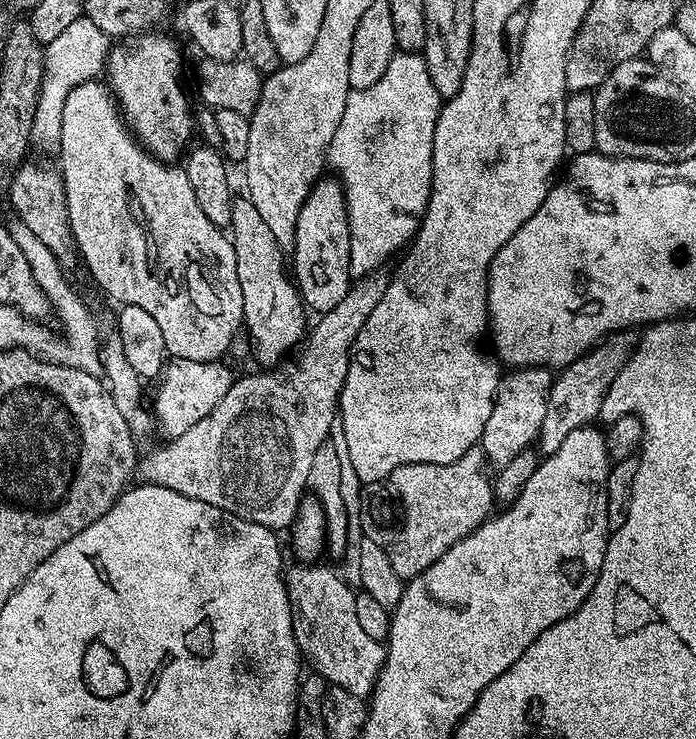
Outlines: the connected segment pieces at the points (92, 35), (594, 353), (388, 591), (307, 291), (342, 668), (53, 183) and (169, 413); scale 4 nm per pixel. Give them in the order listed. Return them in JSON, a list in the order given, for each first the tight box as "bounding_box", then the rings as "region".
[{"bounding_box":[32,14,110,145],"region":[[[81,14],[67,30],[62,30],[62,34],[54,38],[54,42],[50,42],[44,48],[44,73],[32,126],[33,145],[59,145],[62,134],[62,106],[66,106],[66,98],[70,98],[70,90],[101,75],[108,60],[109,47],[110,37],[102,30],[98,30],[98,26],[94,26],[94,22],[90,22],[88,16]]]},{"bounding_box":[538,328,637,456],"region":[[[621,328],[604,337],[599,344],[592,345],[590,351],[574,362],[559,369],[546,398],[546,415],[542,417],[542,430],[538,437],[538,448],[544,456],[554,454],[554,450],[562,446],[563,440],[572,431],[589,427],[599,417],[606,390],[610,390],[610,382],[618,378],[622,366],[626,366],[626,362],[632,357],[637,339],[637,333],[633,329]]]},{"bounding_box":[328,415,404,610],"region":[[[336,415],[330,422],[328,439],[335,445],[337,458],[339,458],[339,467],[341,467],[341,499],[344,503],[344,508],[346,508],[346,516],[348,516],[347,544],[350,548],[354,548],[354,552],[356,548],[356,572],[360,582],[359,587],[370,594],[372,598],[377,599],[382,606],[386,606],[391,610],[396,608],[401,600],[401,595],[404,592],[404,582],[400,576],[395,574],[394,568],[390,565],[387,549],[383,545],[374,542],[372,536],[366,533],[361,520],[361,490],[363,485],[358,478],[358,474],[355,473],[354,466],[351,465],[350,450],[347,449],[346,430],[343,429],[342,418],[339,415]]]},{"bounding_box":[290,178,350,314],"region":[[[321,178],[298,214],[296,245],[290,250],[290,268],[300,299],[316,314],[334,310],[350,283],[350,226],[348,207],[344,205],[344,189],[336,178]]]},{"bounding_box":[284,562,386,697],"region":[[[296,562],[293,565],[292,569],[284,572],[284,591],[288,593],[294,642],[301,657],[306,661],[307,667],[328,681],[329,685],[341,687],[358,697],[371,697],[372,688],[376,685],[380,668],[384,664],[386,648],[381,641],[369,638],[362,630],[354,607],[356,601],[354,588],[351,588],[338,573],[323,568],[323,563]]]},{"bounding_box":[6,163,78,270],"region":[[[21,163],[15,176],[12,177],[12,184],[6,190],[6,196],[12,203],[13,210],[16,211],[15,219],[25,224],[30,234],[34,234],[34,238],[38,238],[38,242],[46,246],[46,250],[55,254],[61,268],[71,270],[75,264],[78,264],[78,253],[70,230],[70,214],[66,206],[64,179],[53,165],[51,168],[48,164],[28,163]]]},{"bounding_box":[154,359,233,433],"region":[[[173,359],[165,367],[160,389],[156,392],[154,415],[161,425],[168,424],[169,433],[185,432],[194,426],[194,422],[202,422],[218,402],[222,402],[222,394],[230,390],[233,375],[223,368],[223,363],[211,360],[210,362],[190,362],[189,360]]]}]

